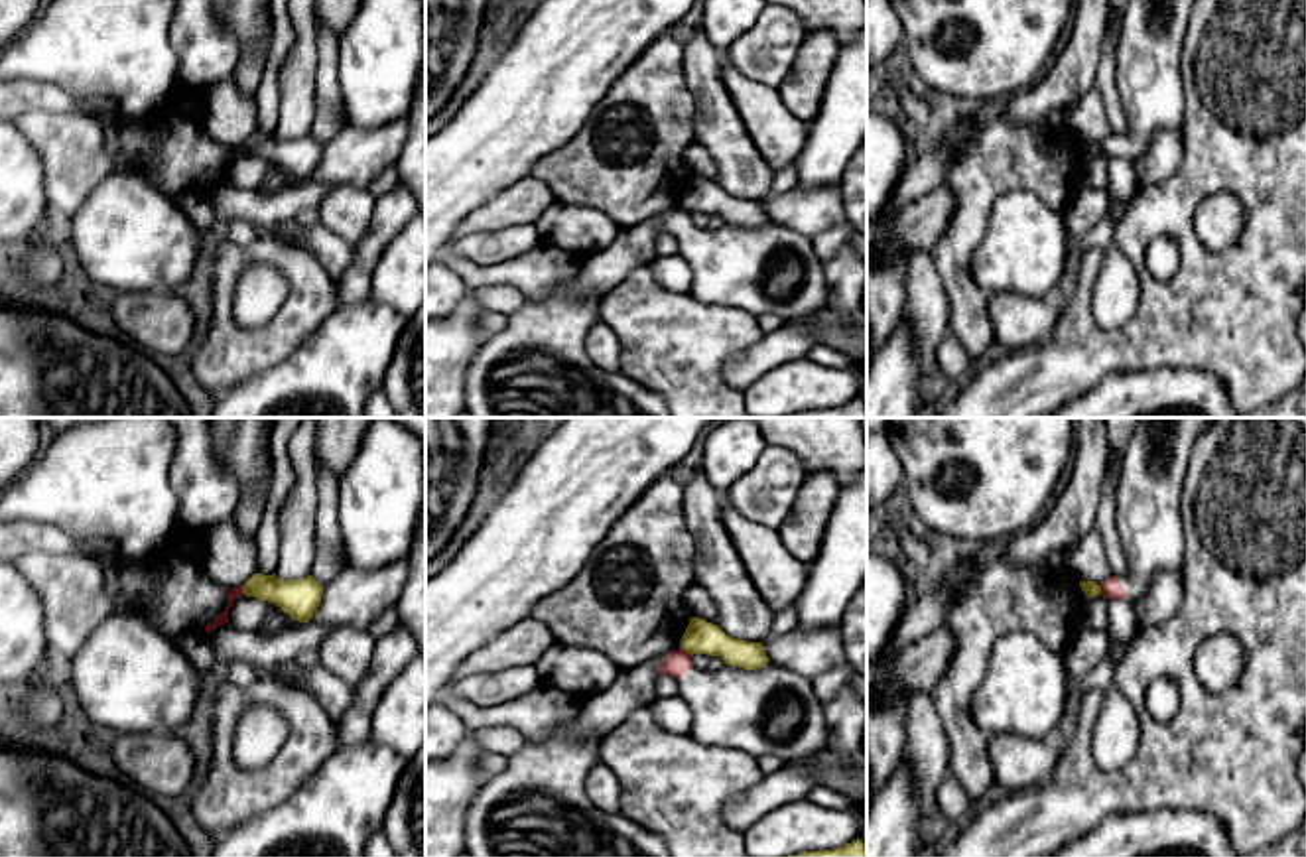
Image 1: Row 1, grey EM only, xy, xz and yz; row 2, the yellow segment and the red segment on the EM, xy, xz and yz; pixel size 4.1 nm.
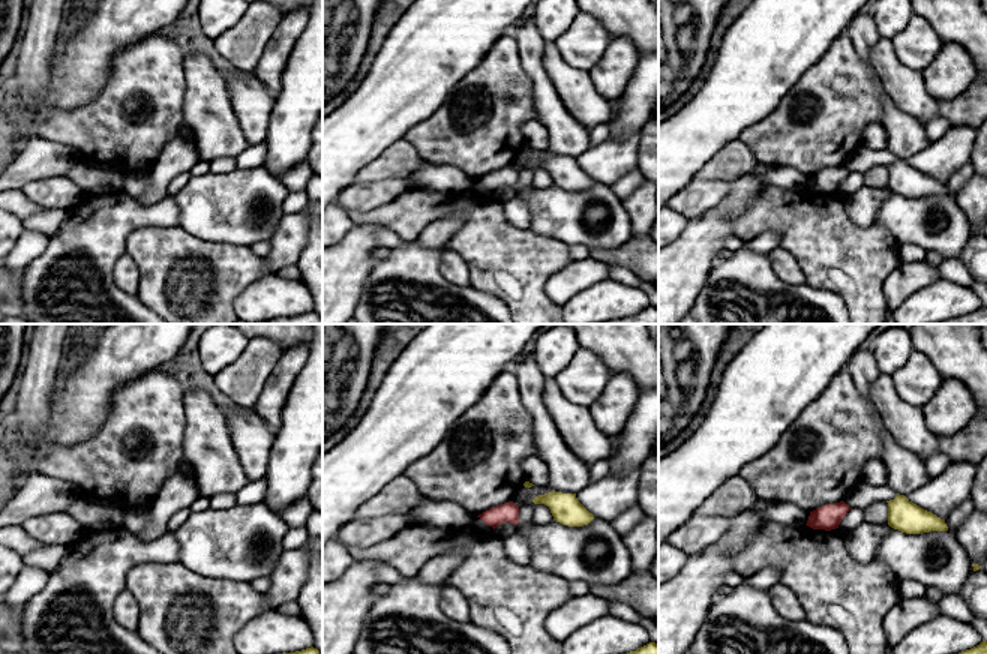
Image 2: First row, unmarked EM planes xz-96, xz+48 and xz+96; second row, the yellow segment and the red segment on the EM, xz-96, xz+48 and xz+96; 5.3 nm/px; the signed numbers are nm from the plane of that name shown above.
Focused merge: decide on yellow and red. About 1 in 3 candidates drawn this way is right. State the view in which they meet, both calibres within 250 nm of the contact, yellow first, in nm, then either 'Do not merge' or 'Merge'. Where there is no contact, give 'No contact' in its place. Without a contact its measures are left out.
Touches yellow in xz. Thickness 140 nm (yellow) against 100 nm. Do not merge

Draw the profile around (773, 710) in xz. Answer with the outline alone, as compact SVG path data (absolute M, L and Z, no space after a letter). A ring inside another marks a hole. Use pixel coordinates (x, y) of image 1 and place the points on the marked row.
M682 648L664 656L658 674L670 674L680 682L693 721L689 737L697 743L758 757L778 757L796 762L827 747L829 729L823 705L816 697L812 678L786 666L768 662L764 668L745 670L723 666L721 670L697 668Z

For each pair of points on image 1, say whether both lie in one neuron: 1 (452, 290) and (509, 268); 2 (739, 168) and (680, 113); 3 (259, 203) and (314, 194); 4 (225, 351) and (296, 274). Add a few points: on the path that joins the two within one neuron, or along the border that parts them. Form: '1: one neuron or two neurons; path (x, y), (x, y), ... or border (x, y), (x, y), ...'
1: two neurons; border (446, 264), (471, 290)
2: two neurons; border (684, 79), (696, 101), (696, 142)
3: one neuron; path (272, 203), (286, 203), (300, 196)
4: one neuron; path (253, 349), (259, 349), (298, 310), (298, 302)

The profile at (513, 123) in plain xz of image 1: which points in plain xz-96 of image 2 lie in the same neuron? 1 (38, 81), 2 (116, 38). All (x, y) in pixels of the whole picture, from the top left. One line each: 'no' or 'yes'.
1: no
2: yes

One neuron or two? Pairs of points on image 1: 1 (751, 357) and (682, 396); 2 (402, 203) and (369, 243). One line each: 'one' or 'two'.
1: two
2: one

